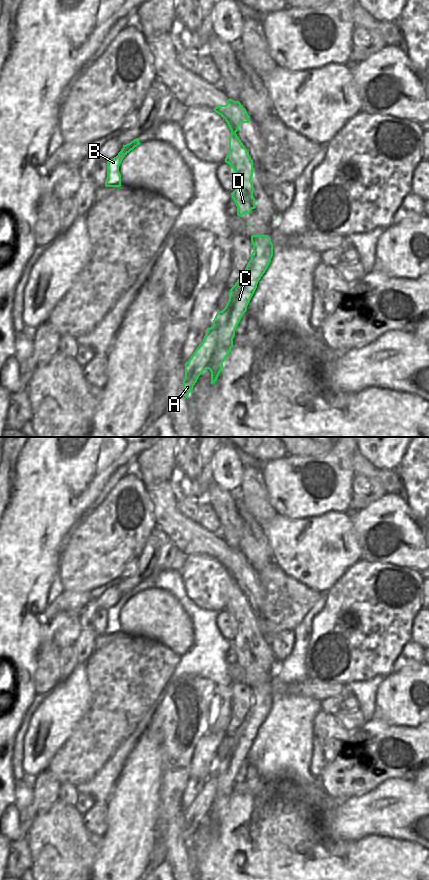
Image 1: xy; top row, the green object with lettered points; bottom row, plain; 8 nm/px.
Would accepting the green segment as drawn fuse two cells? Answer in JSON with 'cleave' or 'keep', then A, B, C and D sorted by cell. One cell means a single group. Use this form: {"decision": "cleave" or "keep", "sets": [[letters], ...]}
{"decision": "cleave", "sets": [["A", "B"], ["C", "D"]]}

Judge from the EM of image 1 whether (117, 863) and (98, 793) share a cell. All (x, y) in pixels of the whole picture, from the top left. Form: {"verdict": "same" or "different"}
{"verdict": "different"}

